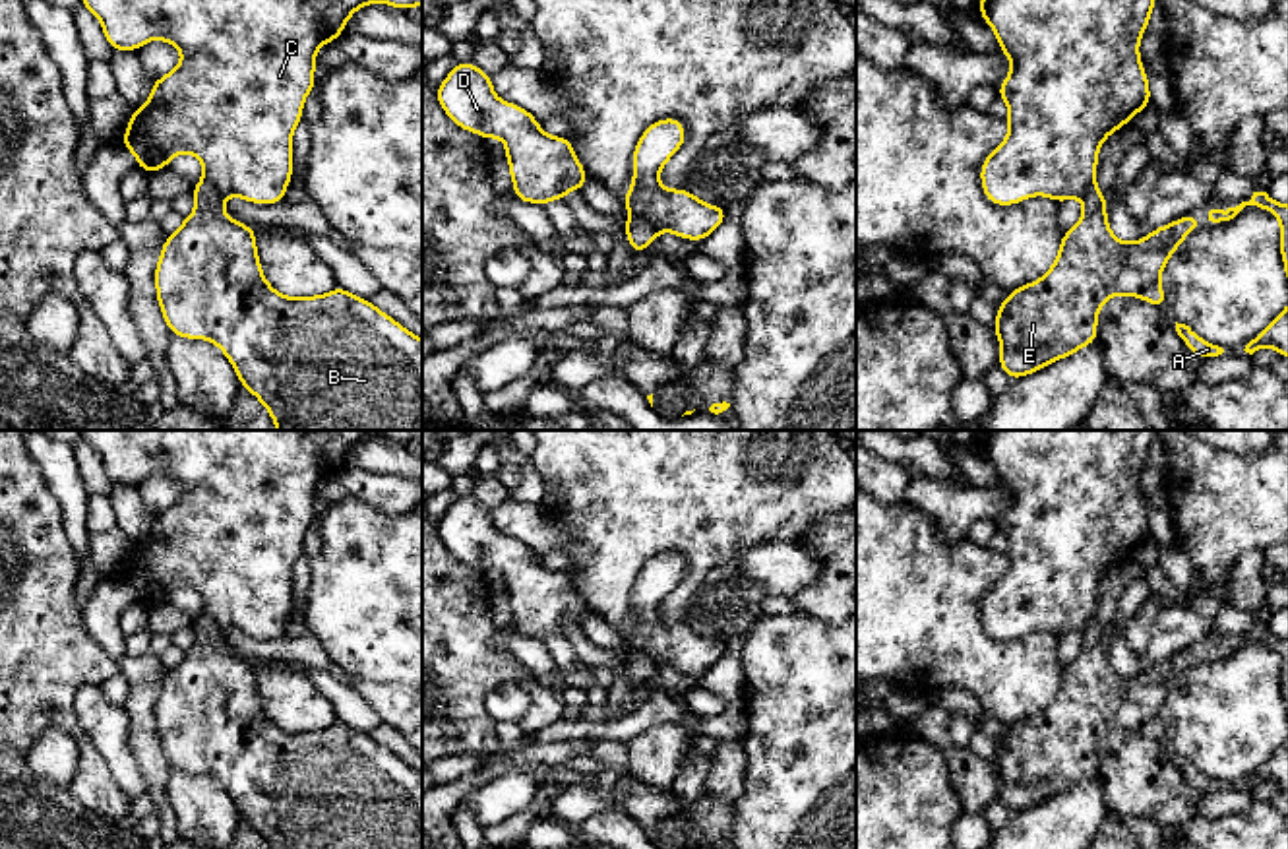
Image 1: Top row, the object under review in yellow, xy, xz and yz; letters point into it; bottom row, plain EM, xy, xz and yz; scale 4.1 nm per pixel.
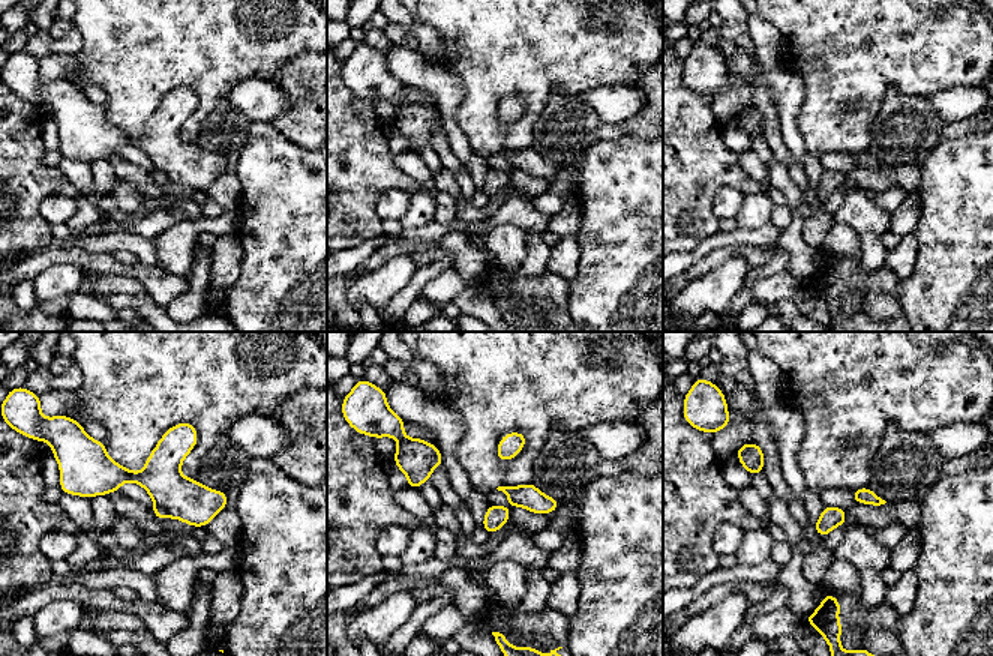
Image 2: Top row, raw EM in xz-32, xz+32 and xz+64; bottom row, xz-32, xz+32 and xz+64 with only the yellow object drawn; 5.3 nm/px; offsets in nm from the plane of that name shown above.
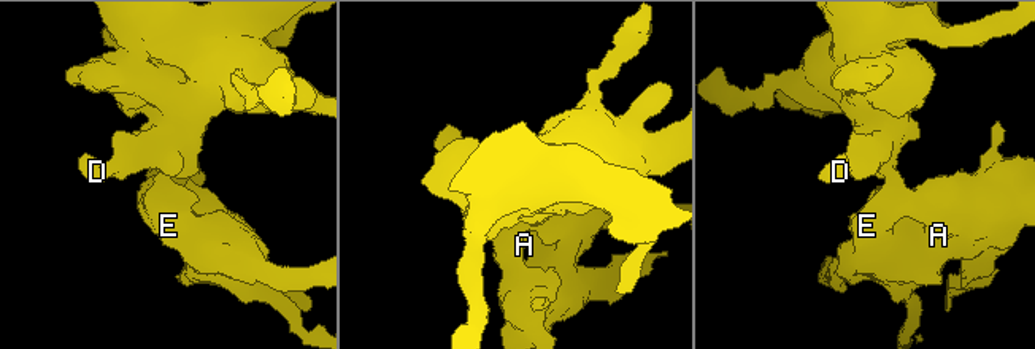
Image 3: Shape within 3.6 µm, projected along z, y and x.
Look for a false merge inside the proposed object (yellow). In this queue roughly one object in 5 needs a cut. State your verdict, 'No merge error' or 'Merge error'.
Merge error

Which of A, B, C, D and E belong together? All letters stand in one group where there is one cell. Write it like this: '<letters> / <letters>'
A B E / C D

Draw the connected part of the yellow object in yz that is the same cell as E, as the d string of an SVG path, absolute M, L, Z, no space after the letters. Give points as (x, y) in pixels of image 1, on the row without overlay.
M1090 620L1083 630L1083 651L1061 669L1054 700L997 739L997 799L1011 814L1096 775L1098 744L1114 729L1166 742L1160 706L1181 675L1201 661L1199 653L1189 647L1127 678L1110 665L1106 636Z

